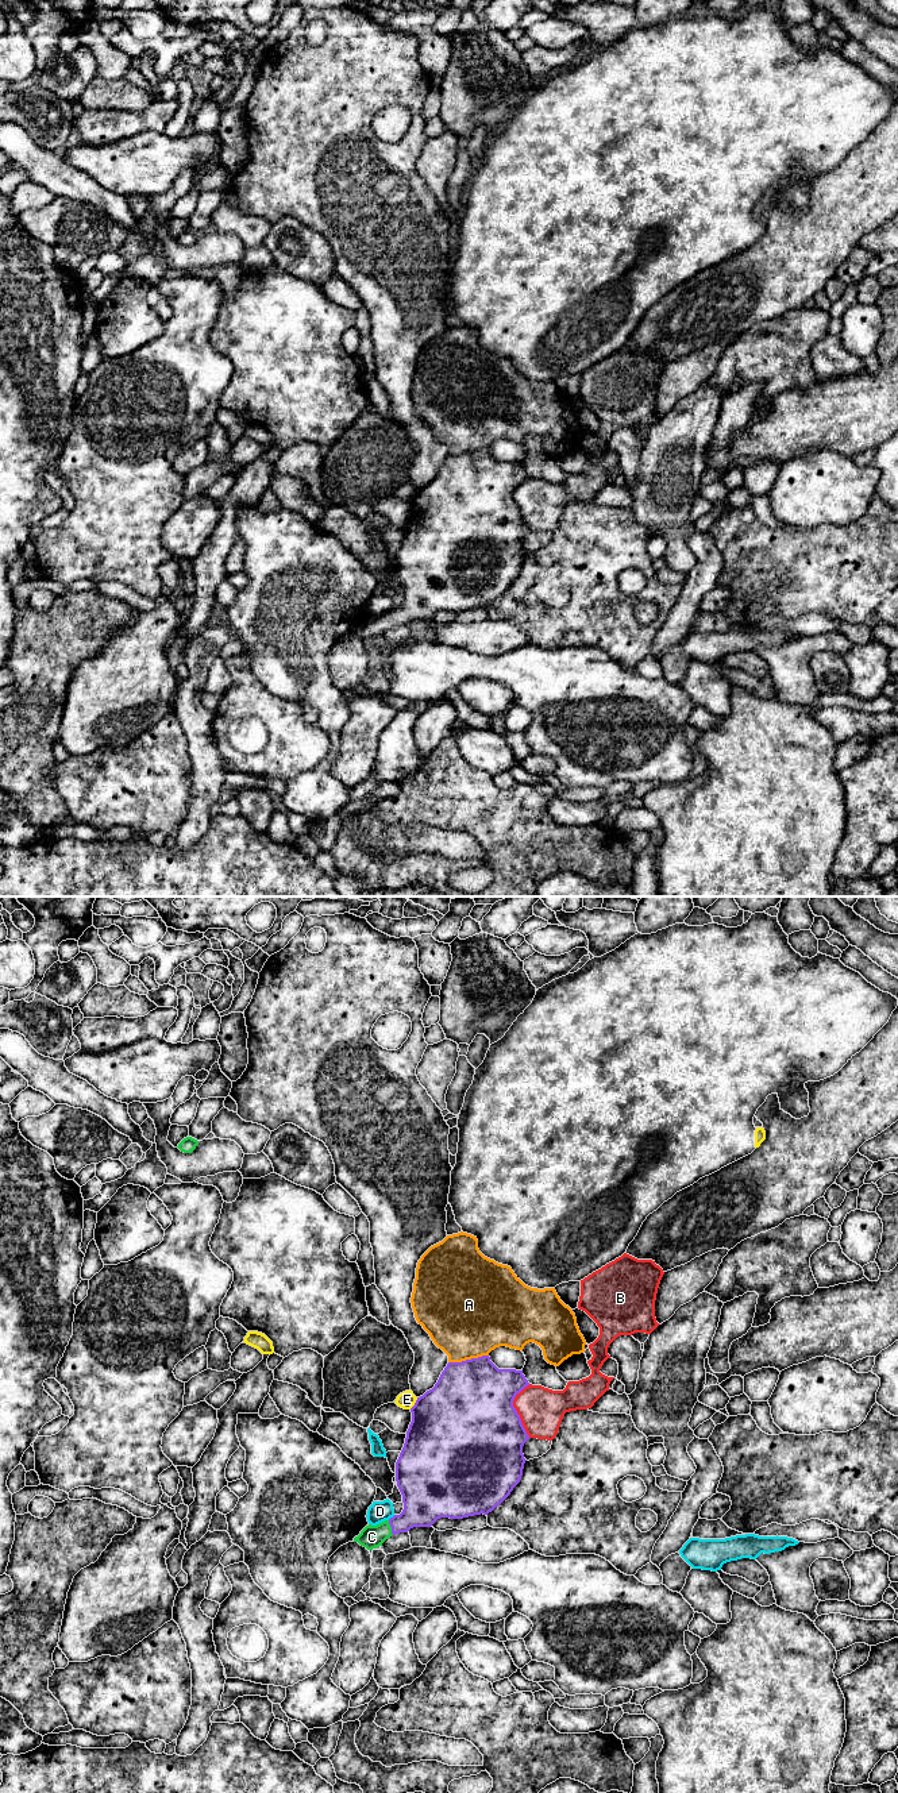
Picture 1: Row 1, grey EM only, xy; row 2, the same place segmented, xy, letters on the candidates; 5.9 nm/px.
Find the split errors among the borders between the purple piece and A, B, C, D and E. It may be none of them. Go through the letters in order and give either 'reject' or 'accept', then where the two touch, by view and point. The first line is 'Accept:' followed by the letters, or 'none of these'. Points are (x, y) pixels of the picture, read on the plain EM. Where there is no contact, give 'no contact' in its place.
Accept: C
A: reject; meets purple in xy at (467, 452)
B: reject; meets purple in xy at (515, 502)
C: accept; meets purple in xy at (390, 619)
D: reject; meets purple in xy at (390, 610)
E: reject; meets purple in xy at (415, 496)

